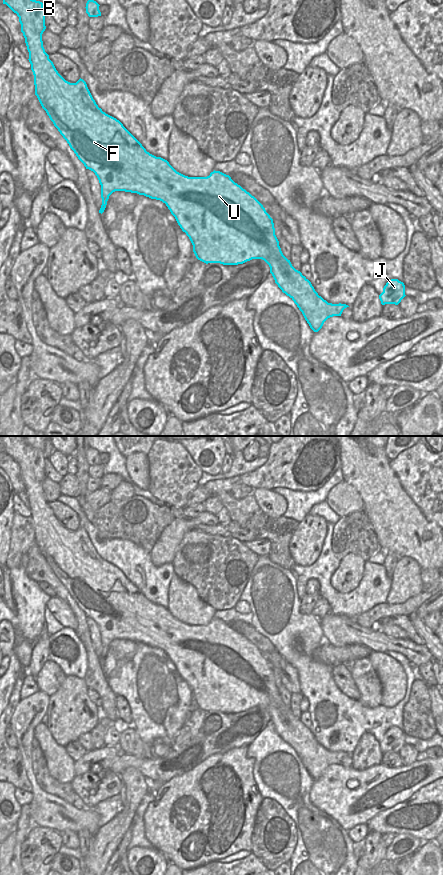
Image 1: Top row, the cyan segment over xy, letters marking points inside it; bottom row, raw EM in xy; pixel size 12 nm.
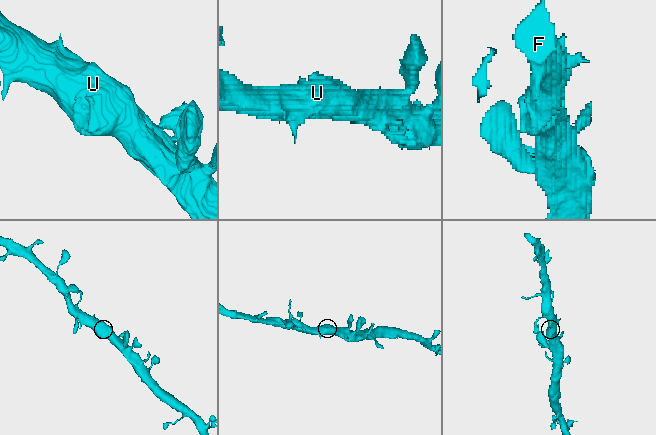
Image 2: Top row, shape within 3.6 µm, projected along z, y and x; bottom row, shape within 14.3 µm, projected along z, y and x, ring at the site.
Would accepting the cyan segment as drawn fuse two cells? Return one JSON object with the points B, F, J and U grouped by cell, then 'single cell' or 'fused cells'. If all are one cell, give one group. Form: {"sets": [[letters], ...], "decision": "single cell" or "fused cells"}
{"sets": [["B", "F", "J", "U"]], "decision": "single cell"}

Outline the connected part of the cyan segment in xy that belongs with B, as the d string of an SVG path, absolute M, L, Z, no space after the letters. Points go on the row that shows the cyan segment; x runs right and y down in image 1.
M3 0L3 4L6 4L19 17L21 32L29 52L28 60L34 75L35 95L42 108L78 159L86 169L93 171L99 180L102 198L99 213L104 212L109 196L115 191L137 193L160 200L166 204L182 231L189 237L198 260L206 264L220 263L223 265L243 264L252 259L264 260L270 267L275 283L294 301L314 332L318 332L328 318L341 316L343 310L349 306L341 303L328 303L318 295L311 282L292 266L290 260L281 251L275 235L273 219L254 196L235 183L229 175L220 171L214 170L207 177L188 177L177 172L167 160L147 152L119 120L98 107L83 79L80 78L76 83L70 83L58 73L43 47L42 34L46 29L43 3L36 0Z

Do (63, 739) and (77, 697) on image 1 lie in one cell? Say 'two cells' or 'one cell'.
one cell

